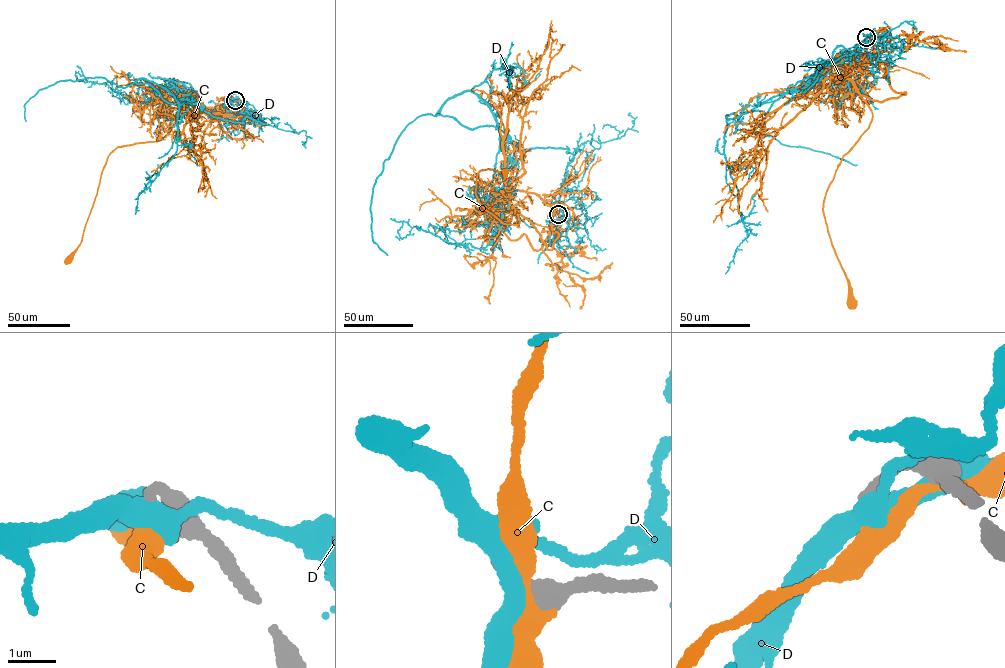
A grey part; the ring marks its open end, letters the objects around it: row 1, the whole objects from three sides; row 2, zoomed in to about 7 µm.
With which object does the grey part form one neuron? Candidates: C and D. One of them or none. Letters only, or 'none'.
none

